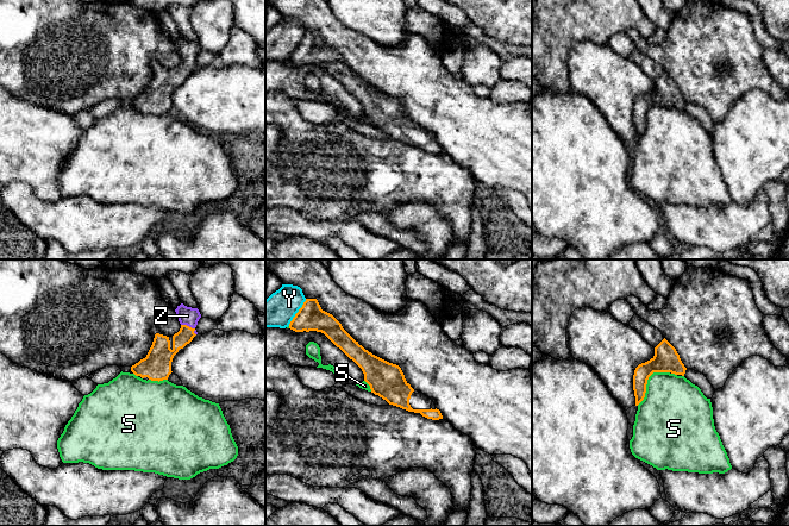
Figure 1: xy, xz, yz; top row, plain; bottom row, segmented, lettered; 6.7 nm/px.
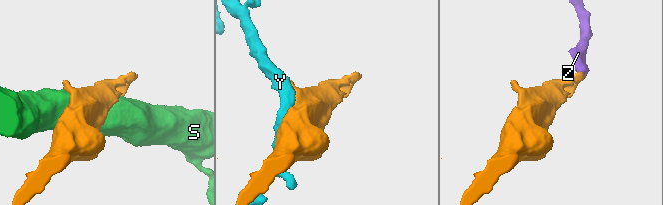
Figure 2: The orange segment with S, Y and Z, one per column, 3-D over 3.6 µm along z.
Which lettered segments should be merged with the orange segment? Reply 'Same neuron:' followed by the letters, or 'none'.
Same neuron: Z

